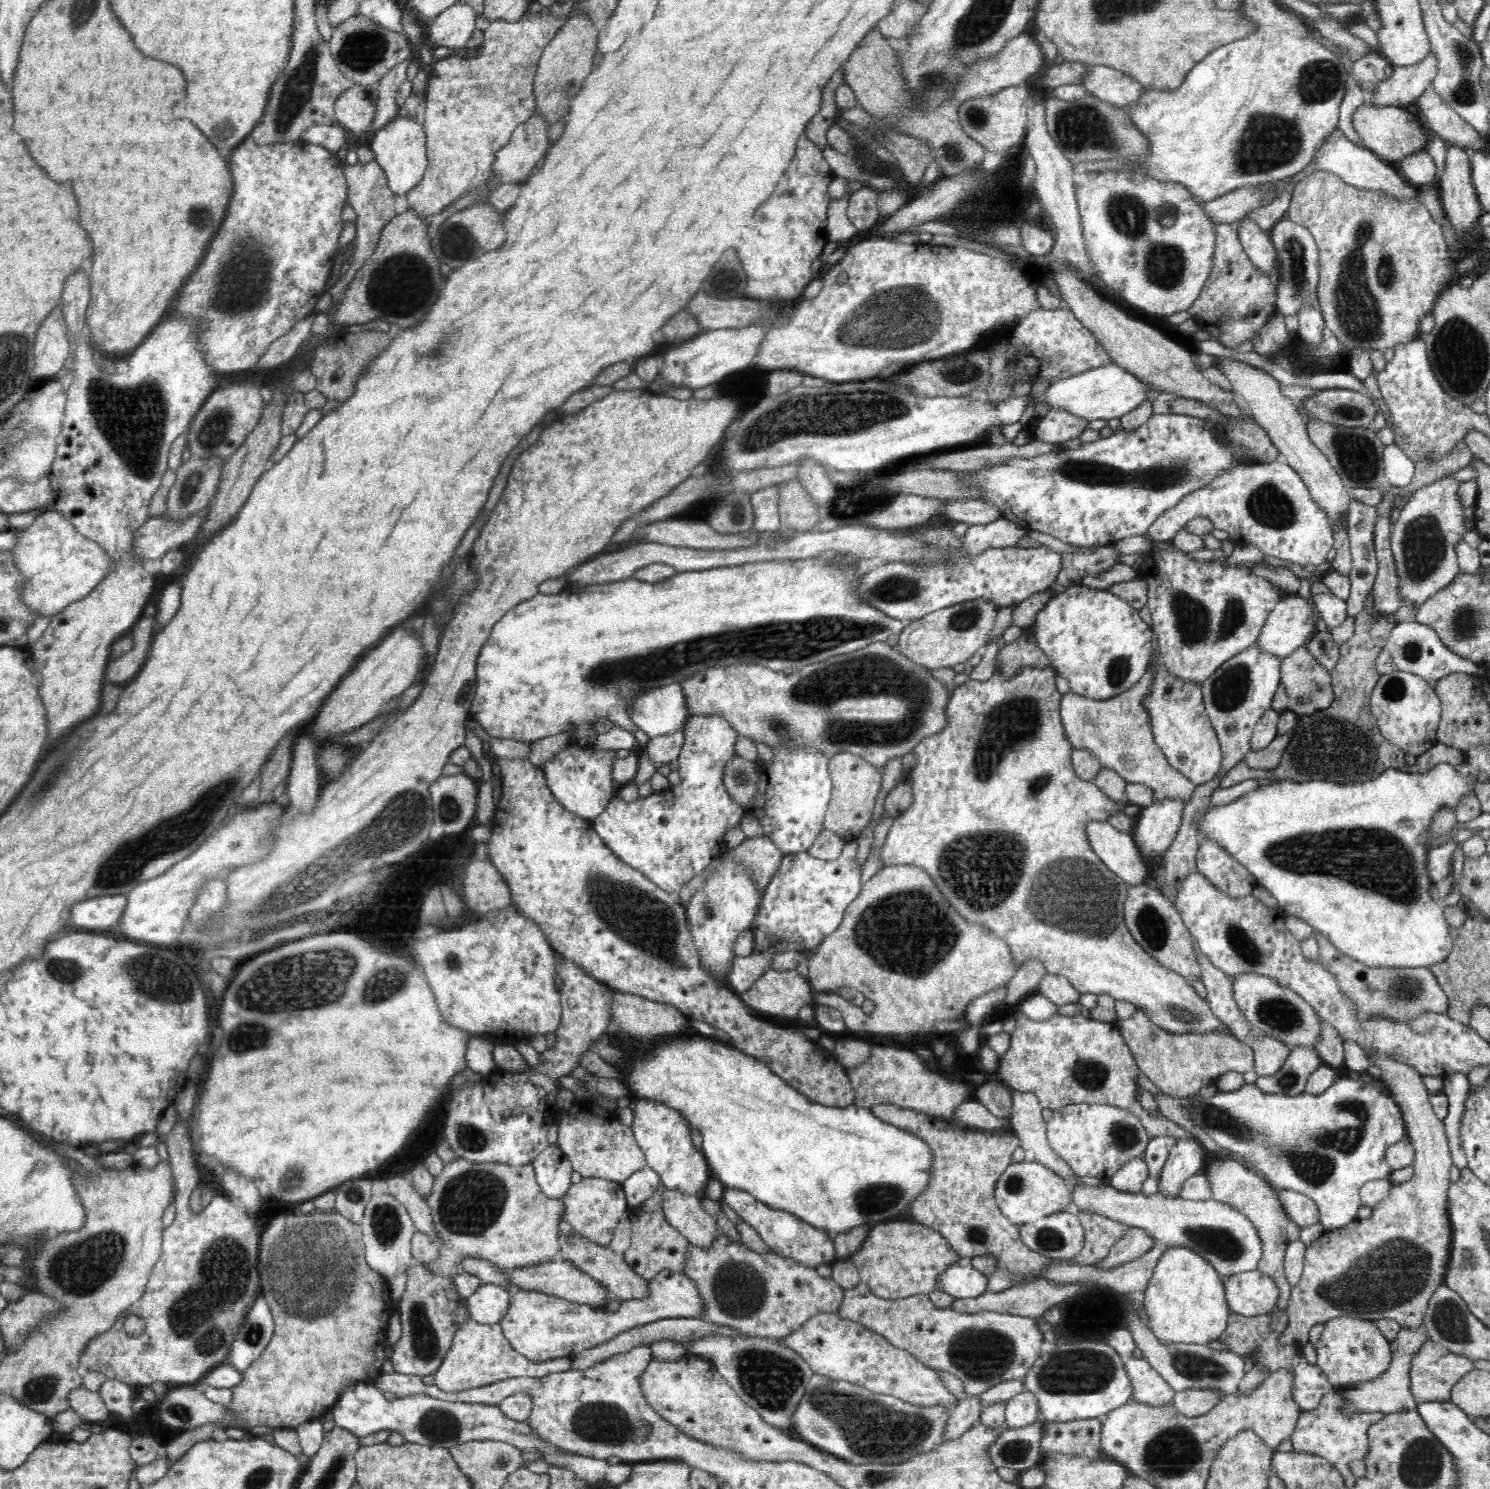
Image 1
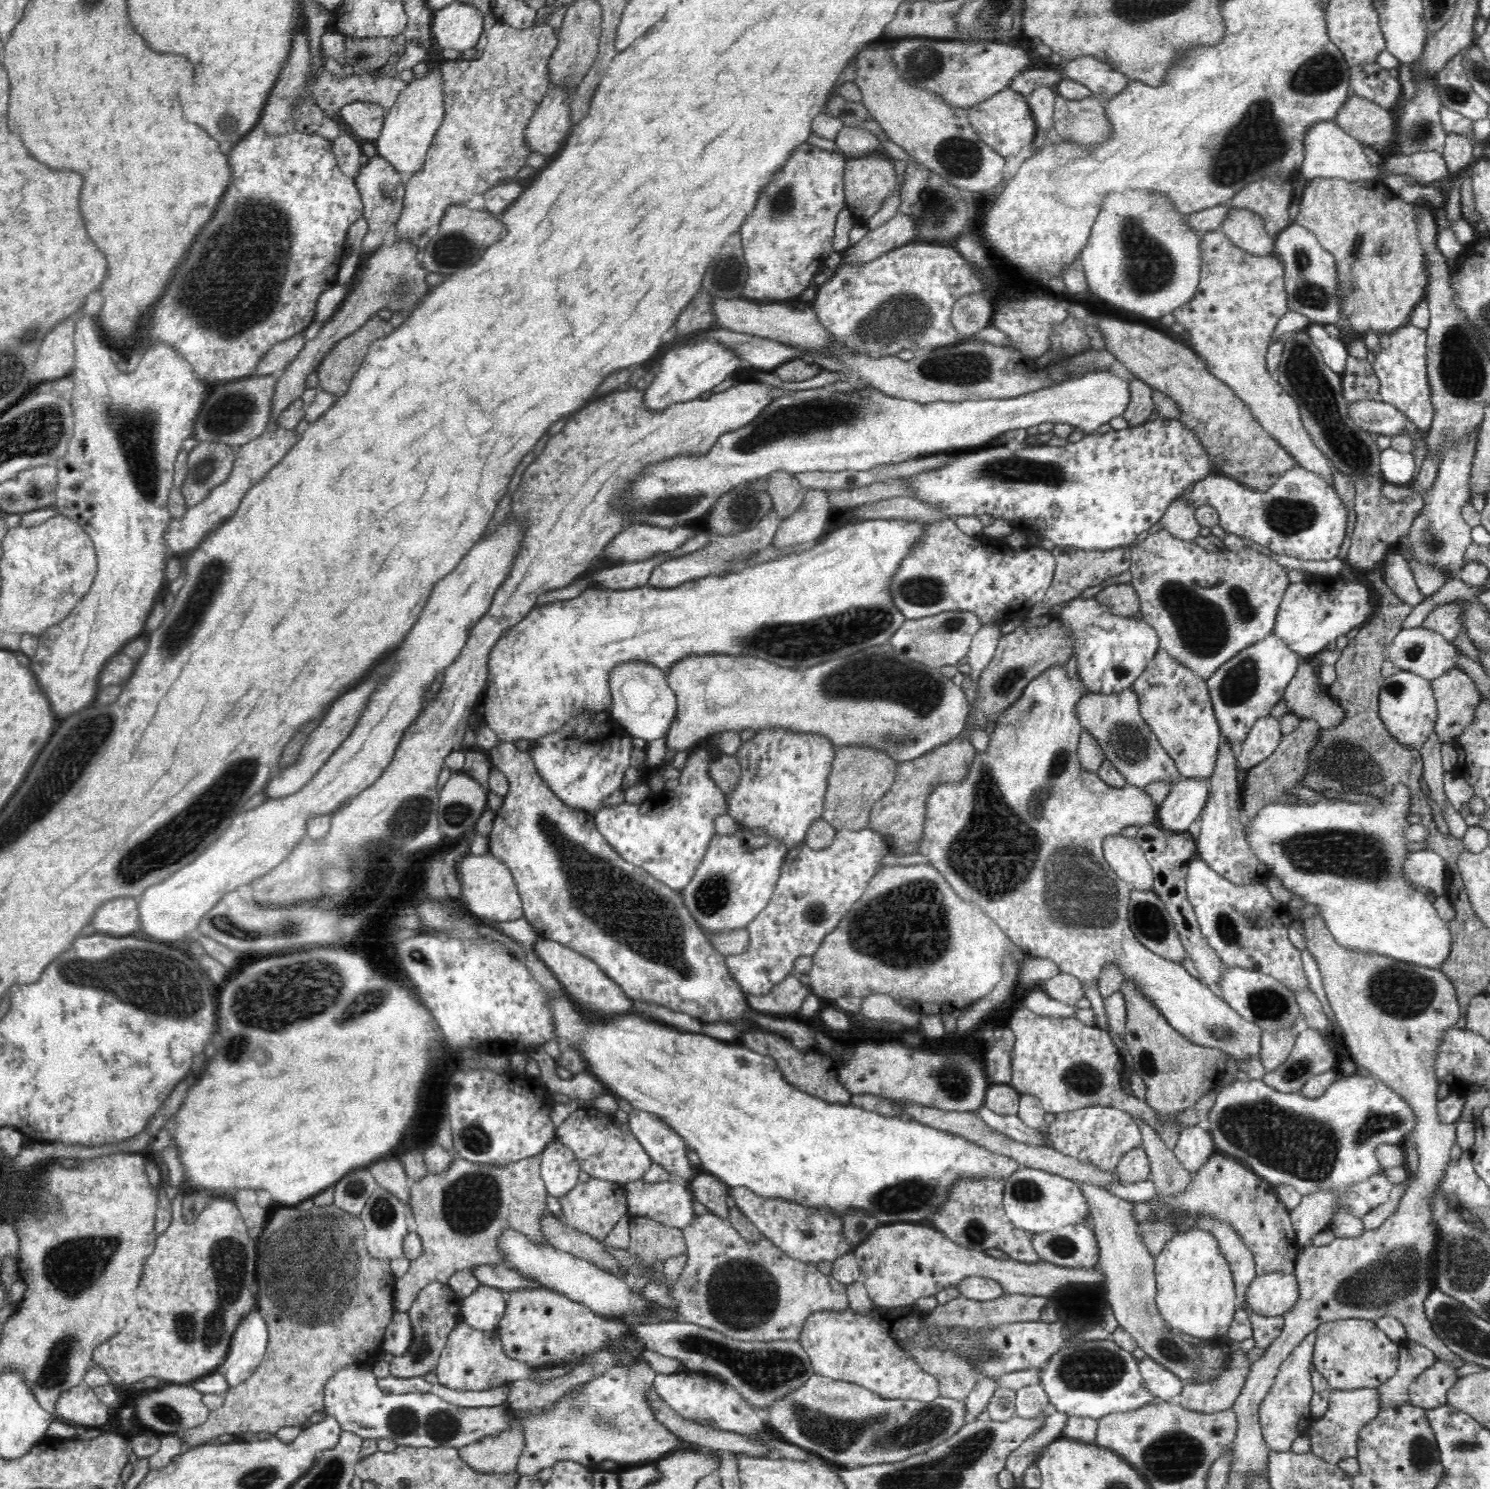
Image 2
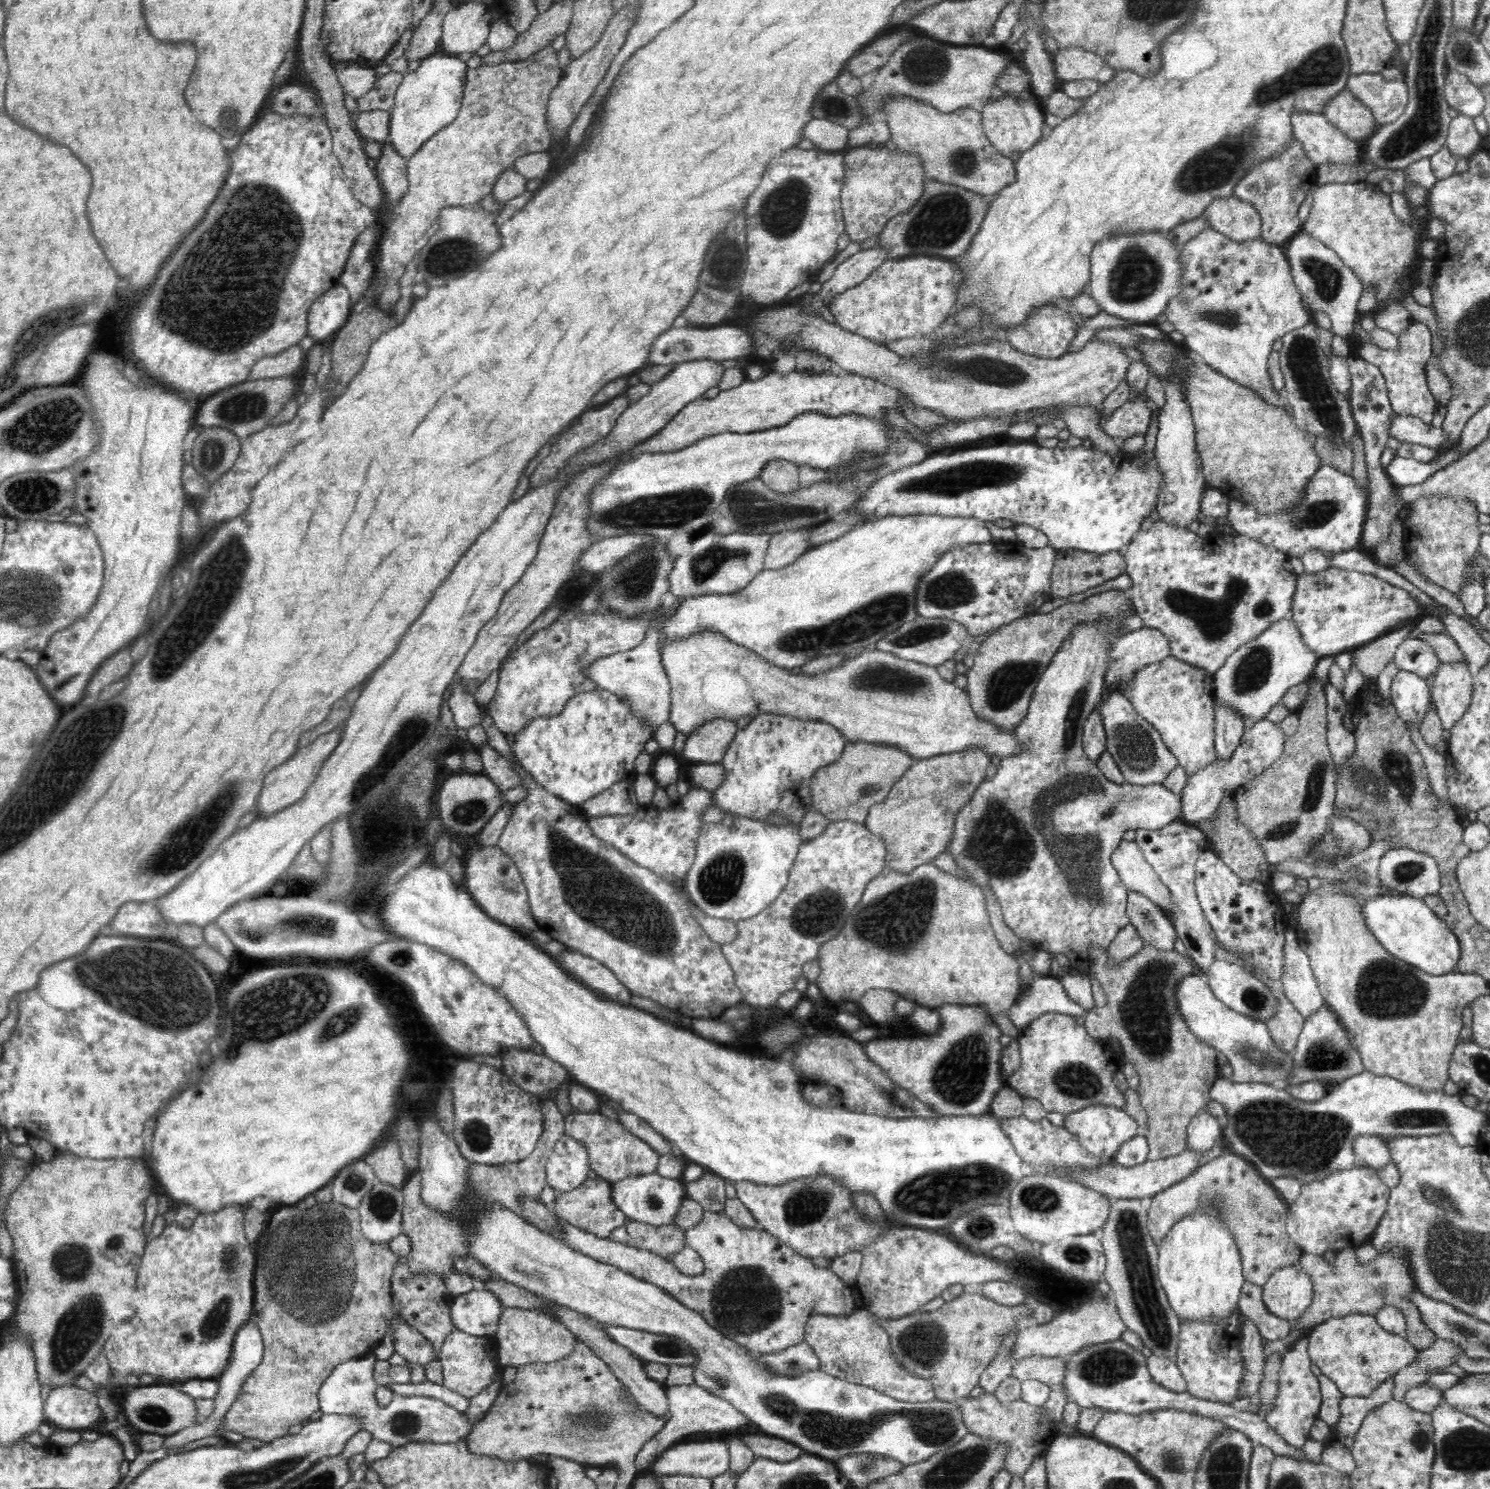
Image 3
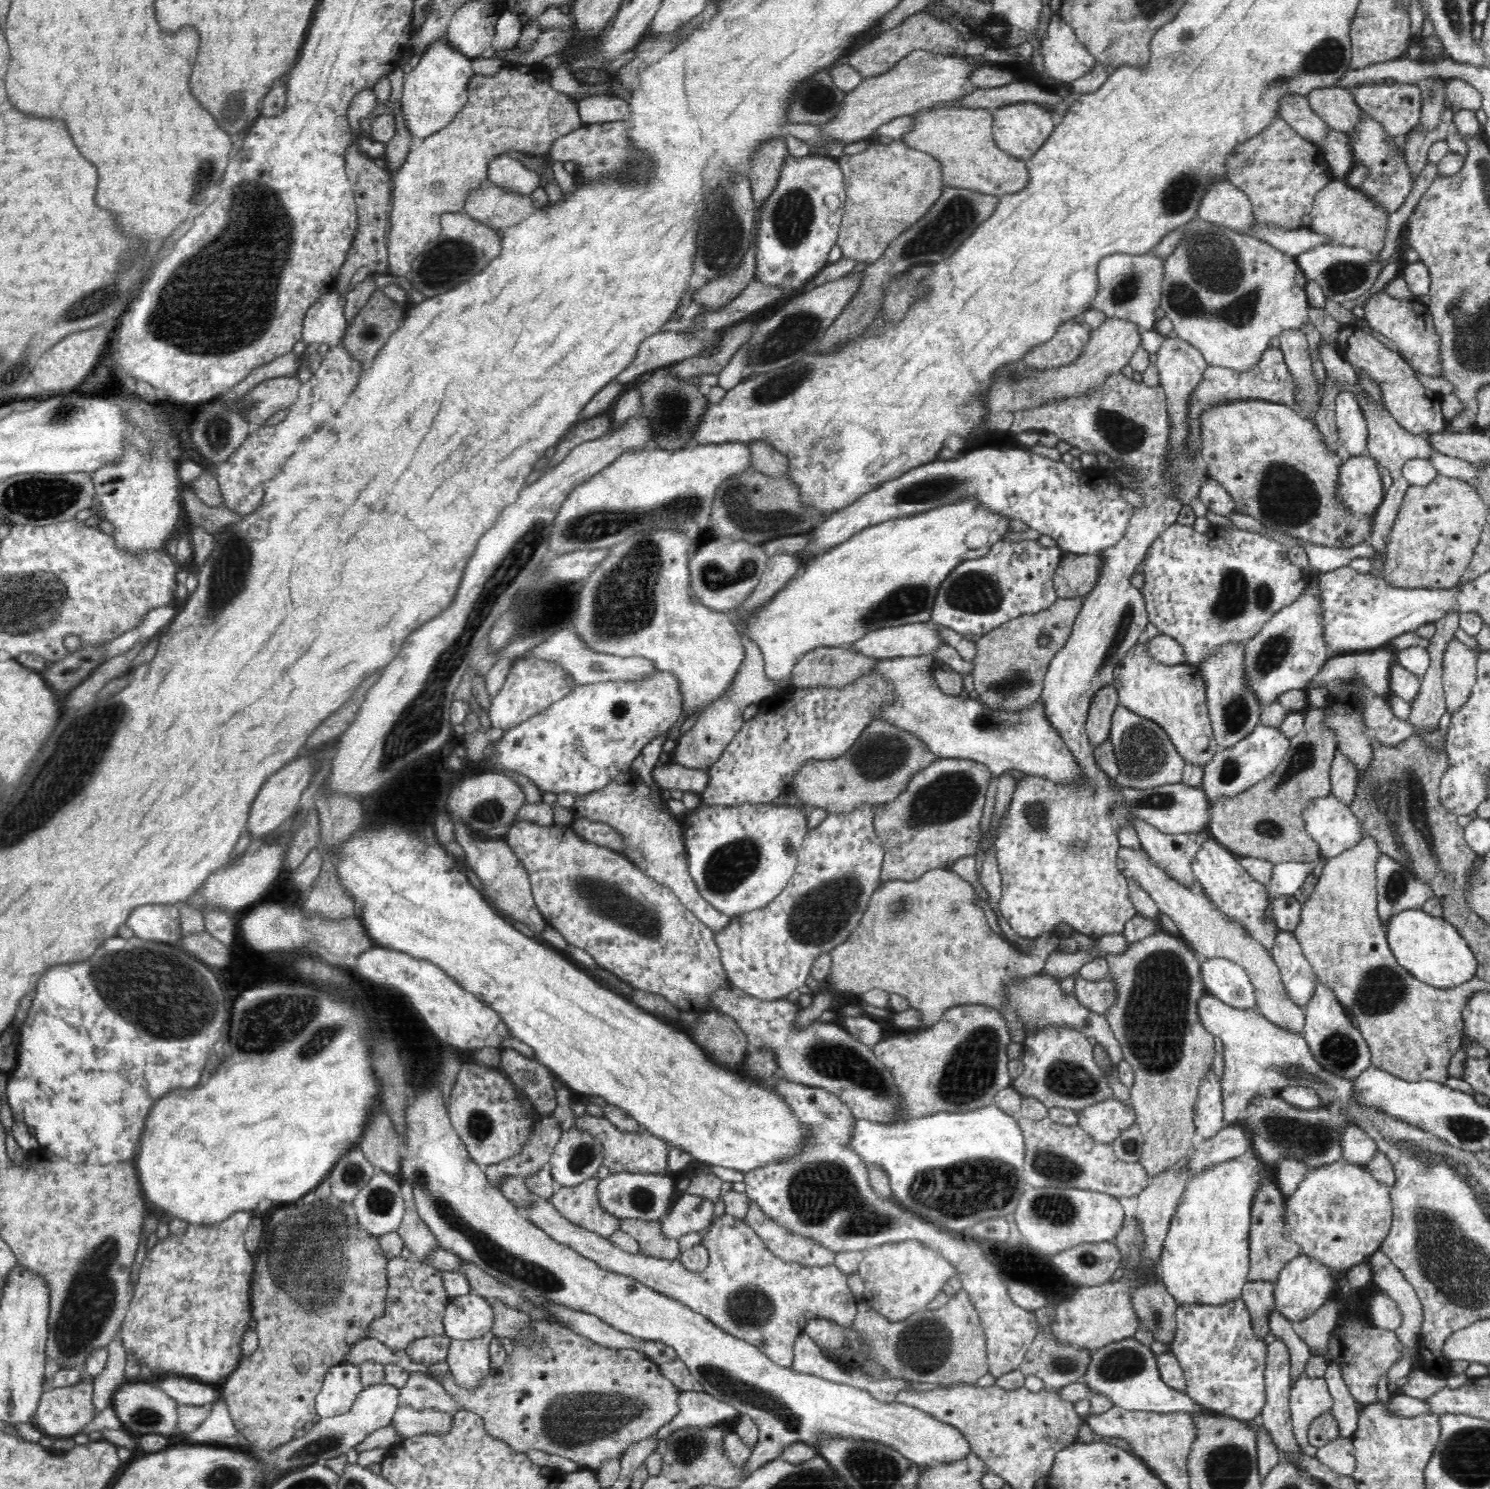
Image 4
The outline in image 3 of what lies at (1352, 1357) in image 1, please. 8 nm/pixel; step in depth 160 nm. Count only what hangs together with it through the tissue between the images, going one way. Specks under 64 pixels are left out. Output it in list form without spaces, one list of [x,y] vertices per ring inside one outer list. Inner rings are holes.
[[[1346,1314],[1329,1318],[1308,1331],[1311,1363],[1330,1378],[1345,1396],[1366,1397],[1382,1382],[1418,1360],[1418,1349],[1401,1334],[1392,1334],[1380,1326],[1375,1315]]]

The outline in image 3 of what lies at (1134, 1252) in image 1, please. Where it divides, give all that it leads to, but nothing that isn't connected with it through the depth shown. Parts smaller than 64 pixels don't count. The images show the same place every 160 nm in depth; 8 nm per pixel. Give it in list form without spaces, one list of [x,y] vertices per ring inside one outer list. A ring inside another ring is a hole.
[[[1233,1153],[1200,1165],[1188,1177],[1151,1197],[1147,1225],[1155,1244],[1162,1244],[1168,1231],[1188,1212],[1198,1210],[1204,1200],[1213,1200],[1225,1228],[1234,1237],[1246,1281],[1264,1286],[1275,1270],[1299,1262],[1302,1249],[1287,1233],[1285,1225],[1289,1204],[1260,1178],[1249,1161]]]

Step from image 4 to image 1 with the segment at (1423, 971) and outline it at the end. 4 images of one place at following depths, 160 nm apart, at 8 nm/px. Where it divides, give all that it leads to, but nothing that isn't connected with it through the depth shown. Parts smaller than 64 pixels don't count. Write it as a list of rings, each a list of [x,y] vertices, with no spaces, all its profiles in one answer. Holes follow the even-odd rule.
[[[1440,762],[1432,766],[1424,773],[1408,773],[1389,768],[1381,772],[1374,780],[1368,782],[1356,782],[1356,784],[1334,784],[1334,782],[1324,782],[1320,780],[1308,782],[1287,781],[1278,779],[1271,781],[1268,785],[1260,785],[1255,790],[1246,792],[1243,796],[1224,804],[1223,806],[1210,806],[1201,816],[1197,824],[1197,839],[1202,841],[1213,840],[1220,848],[1223,848],[1236,862],[1246,867],[1250,874],[1254,875],[1259,887],[1264,887],[1276,898],[1278,909],[1282,915],[1292,915],[1298,919],[1306,921],[1313,930],[1328,938],[1334,947],[1349,957],[1355,958],[1358,962],[1363,962],[1374,968],[1392,967],[1431,967],[1450,954],[1453,948],[1450,932],[1452,927],[1444,917],[1444,906],[1436,902],[1430,896],[1430,888],[1434,885],[1428,874],[1428,828],[1432,824],[1432,818],[1438,808],[1449,808],[1454,811],[1458,802],[1474,790],[1473,776],[1464,776],[1458,773],[1457,766],[1446,762]]]

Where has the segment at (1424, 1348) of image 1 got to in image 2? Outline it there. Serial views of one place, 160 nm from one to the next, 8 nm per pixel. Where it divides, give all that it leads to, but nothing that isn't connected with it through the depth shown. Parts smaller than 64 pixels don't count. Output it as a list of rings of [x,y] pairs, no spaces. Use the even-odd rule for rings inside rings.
[[[1438,1359],[1420,1374],[1409,1387],[1409,1404],[1423,1409],[1433,1409],[1447,1404],[1447,1395],[1459,1380],[1454,1364]]]

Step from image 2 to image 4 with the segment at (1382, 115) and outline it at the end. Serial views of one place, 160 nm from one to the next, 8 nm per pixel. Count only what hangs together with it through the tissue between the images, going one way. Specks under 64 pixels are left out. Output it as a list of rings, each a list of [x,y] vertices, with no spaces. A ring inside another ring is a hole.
[[[1316,88],[1307,98],[1314,112],[1329,125],[1329,128],[1348,133],[1360,124],[1360,116],[1364,112],[1347,88]]]

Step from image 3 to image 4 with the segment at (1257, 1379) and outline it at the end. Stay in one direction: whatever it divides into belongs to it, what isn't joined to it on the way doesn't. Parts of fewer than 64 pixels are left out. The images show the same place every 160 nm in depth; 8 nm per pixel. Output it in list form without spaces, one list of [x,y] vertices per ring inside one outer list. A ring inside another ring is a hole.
[[[1249,1280],[1241,1294],[1250,1313],[1252,1330],[1260,1340],[1269,1332],[1269,1312],[1275,1309],[1274,1291],[1274,1282]]]

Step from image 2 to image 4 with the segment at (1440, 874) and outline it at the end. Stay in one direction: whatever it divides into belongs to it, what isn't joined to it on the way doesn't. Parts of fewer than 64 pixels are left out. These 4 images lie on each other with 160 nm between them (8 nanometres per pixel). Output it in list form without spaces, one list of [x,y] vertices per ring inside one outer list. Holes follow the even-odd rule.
[[[1381,854],[1375,864],[1377,914],[1383,926],[1402,910],[1420,910],[1434,897],[1432,886],[1417,878],[1393,858]]]

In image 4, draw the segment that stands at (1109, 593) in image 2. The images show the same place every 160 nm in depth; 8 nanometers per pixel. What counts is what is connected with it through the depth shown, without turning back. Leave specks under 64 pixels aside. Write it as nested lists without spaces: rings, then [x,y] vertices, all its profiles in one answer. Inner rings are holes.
[[[1084,597],[1058,599],[1047,609],[1019,616],[979,636],[974,670],[968,680],[973,697],[992,710],[1030,708],[1041,698],[1050,661],[1068,640],[1083,602]],[[939,758],[918,771],[892,802],[876,805],[873,810],[873,827],[885,852],[881,883],[918,880],[922,874],[936,868],[950,871],[955,860],[974,855],[981,840],[980,820],[984,814],[984,801],[990,778],[988,767],[978,761]]]

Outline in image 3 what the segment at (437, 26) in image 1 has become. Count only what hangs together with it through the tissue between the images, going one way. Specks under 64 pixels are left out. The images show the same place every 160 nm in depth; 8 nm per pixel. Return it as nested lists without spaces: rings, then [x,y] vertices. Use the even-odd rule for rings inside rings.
[[[466,2],[450,9],[442,23],[440,44],[450,55],[475,54],[487,44],[491,29],[493,5],[482,2]]]

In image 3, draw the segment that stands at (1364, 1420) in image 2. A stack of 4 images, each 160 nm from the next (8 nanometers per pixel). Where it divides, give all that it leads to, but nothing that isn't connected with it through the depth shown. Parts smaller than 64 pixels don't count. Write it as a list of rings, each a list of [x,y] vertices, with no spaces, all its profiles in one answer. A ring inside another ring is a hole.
[[[1391,1377],[1366,1397],[1344,1395],[1338,1405],[1340,1409],[1338,1426],[1332,1429],[1332,1436],[1323,1442],[1323,1446],[1338,1446],[1340,1444],[1351,1451],[1354,1437],[1356,1437],[1366,1416],[1373,1412],[1374,1408],[1393,1400],[1393,1394],[1394,1378]]]

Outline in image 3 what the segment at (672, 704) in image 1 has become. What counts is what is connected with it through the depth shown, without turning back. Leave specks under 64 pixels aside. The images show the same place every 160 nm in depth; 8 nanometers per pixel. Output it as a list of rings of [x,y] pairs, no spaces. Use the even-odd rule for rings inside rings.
[[[666,615],[654,618],[642,644],[638,644],[632,650],[624,650],[596,658],[594,664],[585,671],[585,676],[594,680],[599,688],[607,690],[616,696],[622,696],[627,702],[632,714],[643,720],[645,724],[657,730],[662,724],[666,724],[670,718],[670,704],[672,704],[671,688],[665,669],[661,661],[661,626]]]

